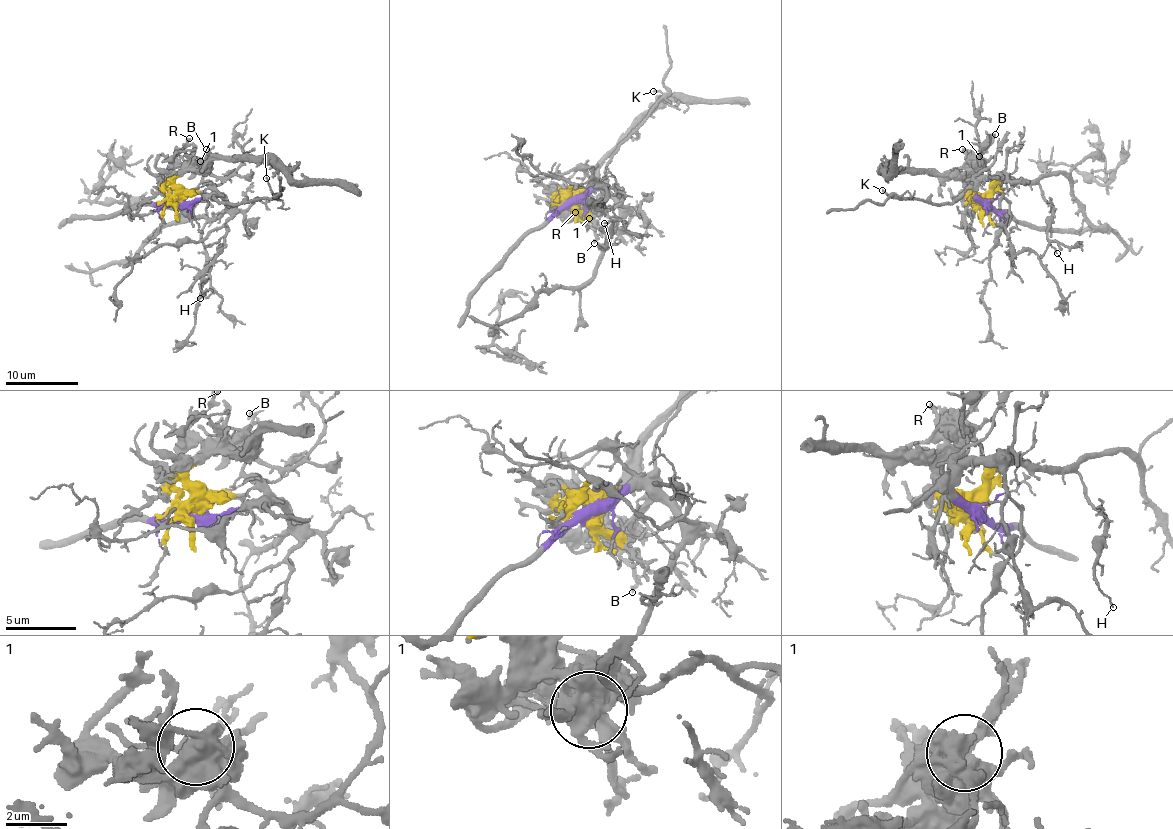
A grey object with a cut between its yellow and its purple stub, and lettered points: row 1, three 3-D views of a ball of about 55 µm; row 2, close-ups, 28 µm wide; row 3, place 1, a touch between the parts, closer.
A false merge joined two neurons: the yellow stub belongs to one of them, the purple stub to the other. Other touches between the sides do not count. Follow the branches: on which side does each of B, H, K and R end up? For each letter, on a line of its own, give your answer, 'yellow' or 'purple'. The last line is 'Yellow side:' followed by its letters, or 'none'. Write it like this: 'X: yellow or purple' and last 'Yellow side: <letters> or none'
B: yellow
H: purple
K: purple
R: yellow
Yellow side: B, R

